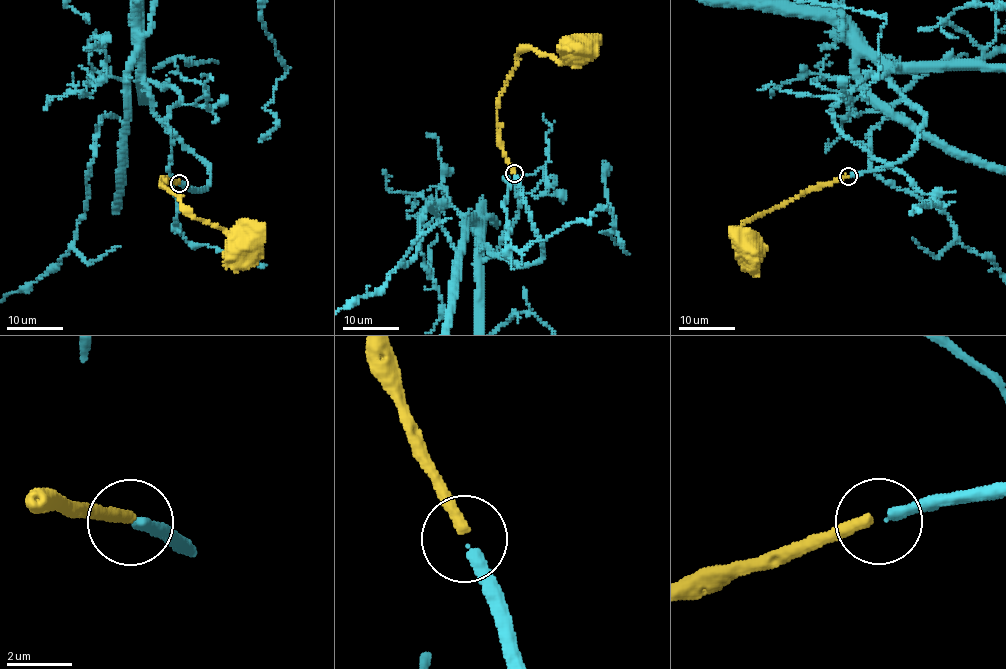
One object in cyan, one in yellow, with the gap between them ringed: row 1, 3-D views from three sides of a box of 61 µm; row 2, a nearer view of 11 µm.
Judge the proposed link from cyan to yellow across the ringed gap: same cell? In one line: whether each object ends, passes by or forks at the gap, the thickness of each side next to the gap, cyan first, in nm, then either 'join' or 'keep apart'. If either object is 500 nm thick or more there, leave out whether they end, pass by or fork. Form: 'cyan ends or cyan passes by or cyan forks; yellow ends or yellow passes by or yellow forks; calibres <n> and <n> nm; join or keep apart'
cyan ends; yellow ends; calibres 320 and 360 nm; join

